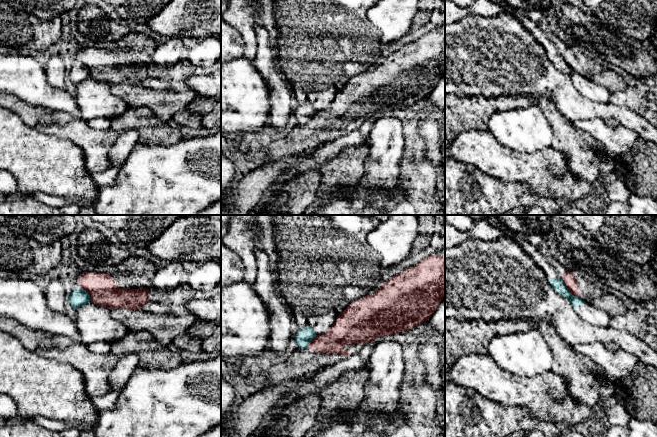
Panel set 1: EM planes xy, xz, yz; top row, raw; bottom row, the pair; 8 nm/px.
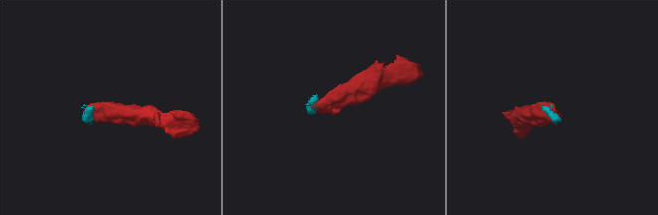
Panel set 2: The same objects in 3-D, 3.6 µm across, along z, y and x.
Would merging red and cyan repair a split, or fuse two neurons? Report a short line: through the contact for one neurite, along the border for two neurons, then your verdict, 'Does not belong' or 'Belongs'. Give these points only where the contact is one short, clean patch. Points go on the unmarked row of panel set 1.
Line: yz (560, 53), (567, 65), (579, 73). Does not belong

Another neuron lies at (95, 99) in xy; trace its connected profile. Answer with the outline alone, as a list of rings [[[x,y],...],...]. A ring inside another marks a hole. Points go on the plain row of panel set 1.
[[[90,76],[76,87],[75,99],[81,118],[92,122],[98,117],[114,118],[124,113],[129,105],[111,91],[111,85]]]

